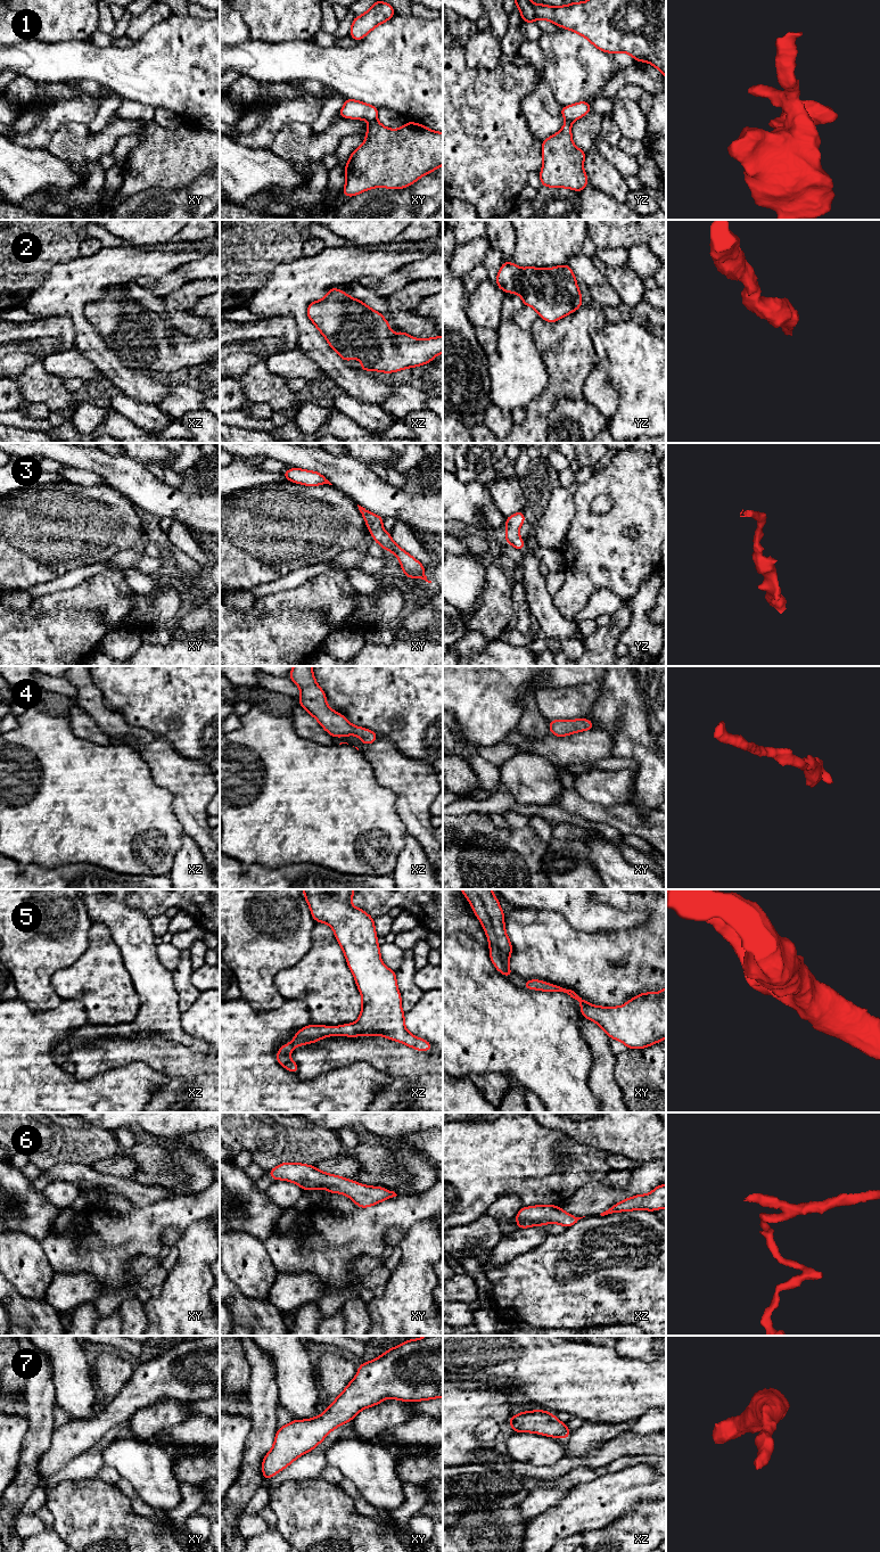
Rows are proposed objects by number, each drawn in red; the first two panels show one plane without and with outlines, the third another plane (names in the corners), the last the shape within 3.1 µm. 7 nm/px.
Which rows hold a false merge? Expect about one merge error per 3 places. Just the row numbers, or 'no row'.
1

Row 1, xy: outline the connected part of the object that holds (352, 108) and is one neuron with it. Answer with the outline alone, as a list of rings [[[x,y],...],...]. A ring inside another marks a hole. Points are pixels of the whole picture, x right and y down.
[[[346,98],[338,116],[354,120],[365,120],[369,123],[377,121],[379,108],[363,101]]]

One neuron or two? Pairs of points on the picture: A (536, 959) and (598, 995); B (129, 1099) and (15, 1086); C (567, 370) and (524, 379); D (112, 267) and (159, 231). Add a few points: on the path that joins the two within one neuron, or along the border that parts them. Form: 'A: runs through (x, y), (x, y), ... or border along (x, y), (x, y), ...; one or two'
A: runs through (551, 959), (561, 959), (583, 980); one
B: runs through (100, 1090), (43, 1090); one
C: border along (539, 350), (547, 371), (548, 385), (534, 399); two
D: border along (129, 245), (140, 246); two

